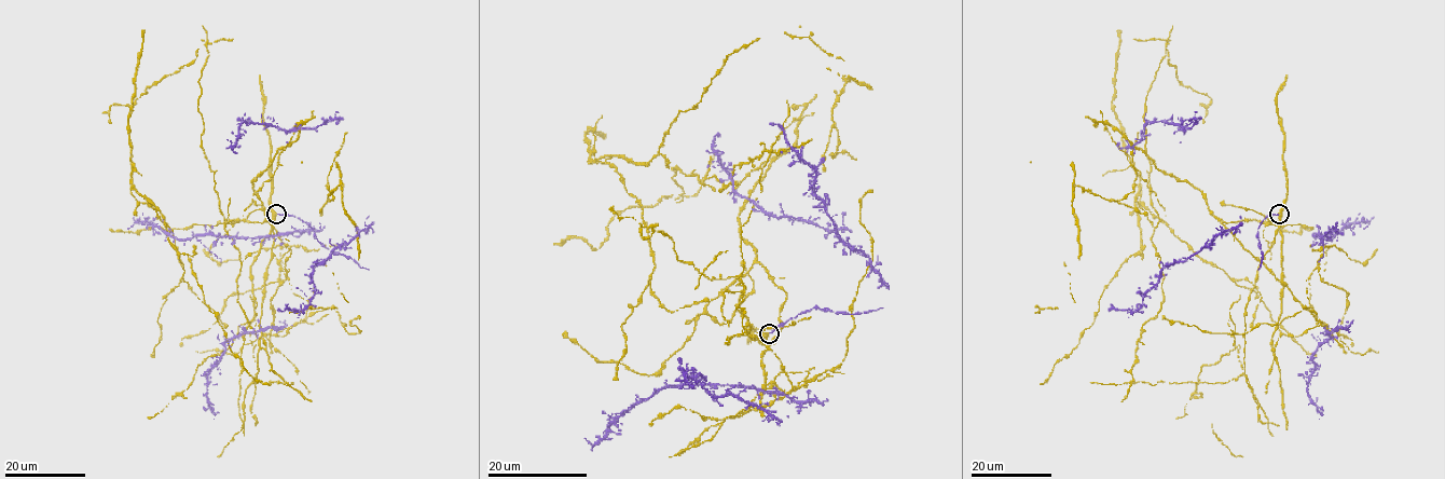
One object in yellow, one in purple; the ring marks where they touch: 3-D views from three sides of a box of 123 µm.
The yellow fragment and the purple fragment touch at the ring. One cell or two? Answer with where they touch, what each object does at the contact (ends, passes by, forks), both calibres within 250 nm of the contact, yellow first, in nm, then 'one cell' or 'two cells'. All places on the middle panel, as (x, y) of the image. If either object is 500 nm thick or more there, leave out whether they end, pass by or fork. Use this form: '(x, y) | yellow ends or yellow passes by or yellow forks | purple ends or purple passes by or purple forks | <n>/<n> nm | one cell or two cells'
(769, 333) | 700/240 nm | two cells

